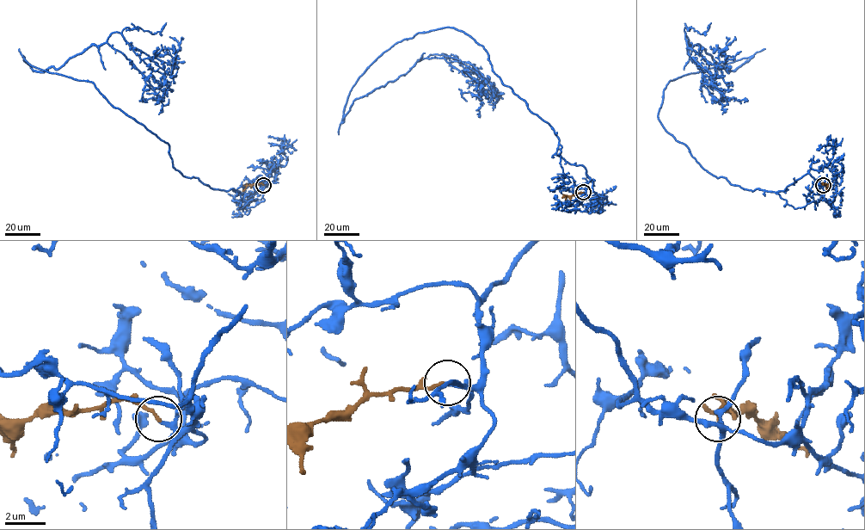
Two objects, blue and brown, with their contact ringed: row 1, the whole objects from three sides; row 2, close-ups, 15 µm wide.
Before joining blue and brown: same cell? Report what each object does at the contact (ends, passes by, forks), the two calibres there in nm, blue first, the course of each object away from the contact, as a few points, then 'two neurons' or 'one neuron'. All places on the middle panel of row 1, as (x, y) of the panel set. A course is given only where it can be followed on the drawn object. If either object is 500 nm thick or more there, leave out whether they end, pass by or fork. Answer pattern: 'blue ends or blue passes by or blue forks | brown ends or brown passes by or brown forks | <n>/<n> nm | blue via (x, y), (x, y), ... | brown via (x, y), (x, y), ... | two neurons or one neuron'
blue passes by | brown ends | 150/150 nm | blue via (583, 192), (585, 169), (452, 27), (382, 53), (341, 122), (433, 54), (487, 80), (489, 104) | brown via (583, 192), (561, 197) | one neuron

